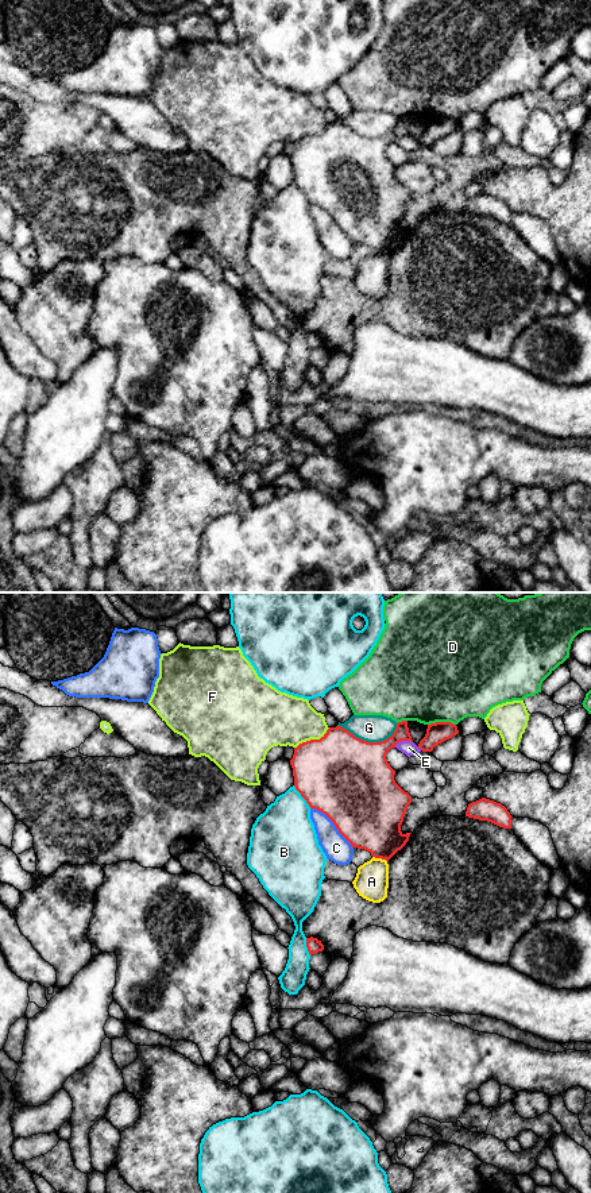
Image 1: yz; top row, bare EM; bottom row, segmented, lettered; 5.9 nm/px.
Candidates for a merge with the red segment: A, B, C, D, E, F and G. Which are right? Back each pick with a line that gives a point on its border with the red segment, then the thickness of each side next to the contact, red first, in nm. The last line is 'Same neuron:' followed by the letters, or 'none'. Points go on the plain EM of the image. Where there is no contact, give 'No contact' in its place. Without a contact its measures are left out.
Same neuron: none

